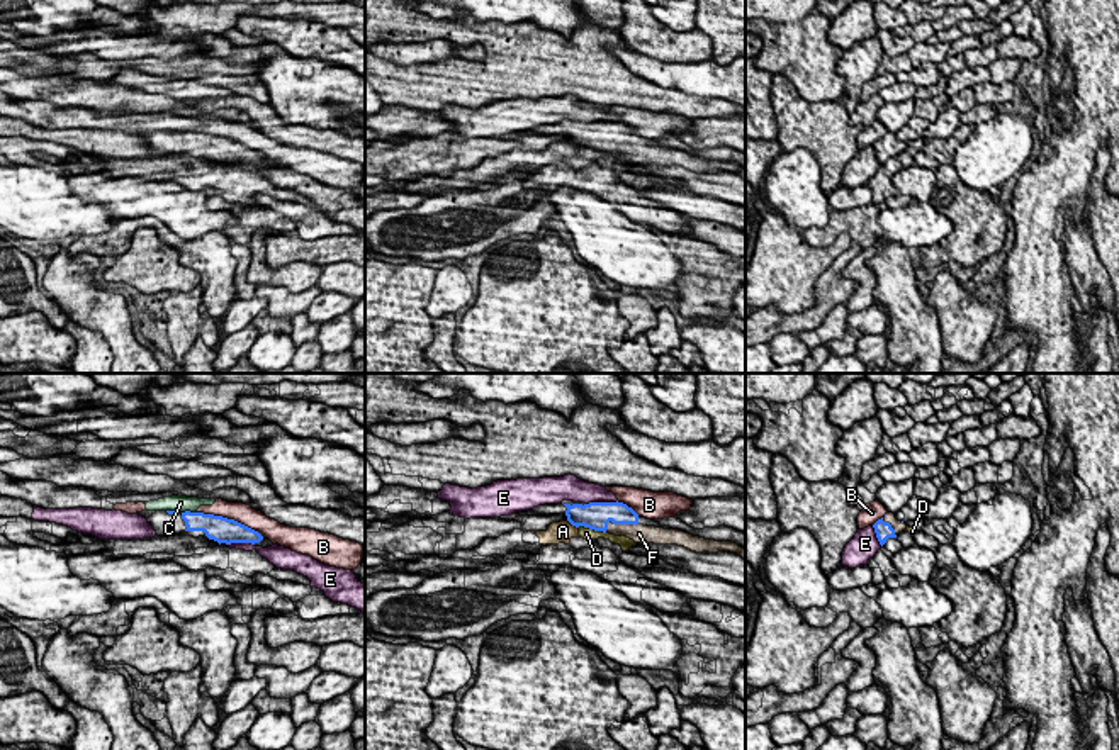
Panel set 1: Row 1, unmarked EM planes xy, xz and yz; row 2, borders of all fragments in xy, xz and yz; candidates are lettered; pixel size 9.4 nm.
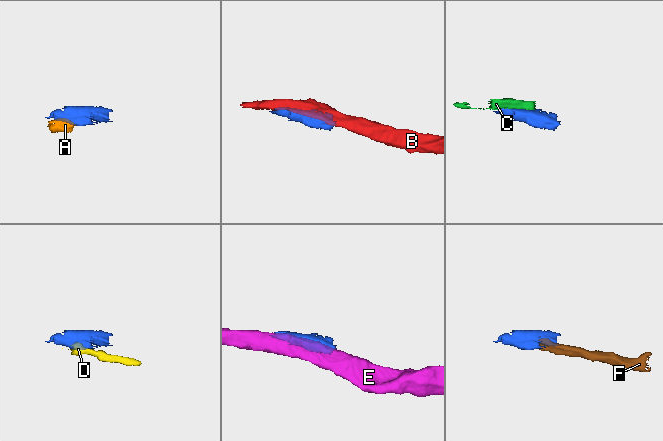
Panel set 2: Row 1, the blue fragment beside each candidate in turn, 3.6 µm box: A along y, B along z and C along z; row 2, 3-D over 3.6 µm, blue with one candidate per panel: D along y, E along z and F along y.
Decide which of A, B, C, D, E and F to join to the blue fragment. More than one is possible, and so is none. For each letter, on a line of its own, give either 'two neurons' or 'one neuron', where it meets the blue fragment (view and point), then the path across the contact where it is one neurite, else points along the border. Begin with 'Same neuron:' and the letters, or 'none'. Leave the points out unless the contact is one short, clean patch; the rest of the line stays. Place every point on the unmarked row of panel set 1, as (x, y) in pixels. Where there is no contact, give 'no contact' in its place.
Same neuron: F
A: two neurons | xz (573, 145) | along xz (567, 139), (578, 148)
B: two neurons | xy (226, 138)
C: two neurons | xy (189, 131)
D: two neurons | xz (591, 148) | along xz (578, 146), (605, 153)
E: two neurons | xy (236, 162)
F: one neuron | xz (618, 143) | across xz (595, 136), (610, 136), (618, 143), (639, 153)

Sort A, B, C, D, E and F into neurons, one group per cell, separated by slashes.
A D / B C / E / F

